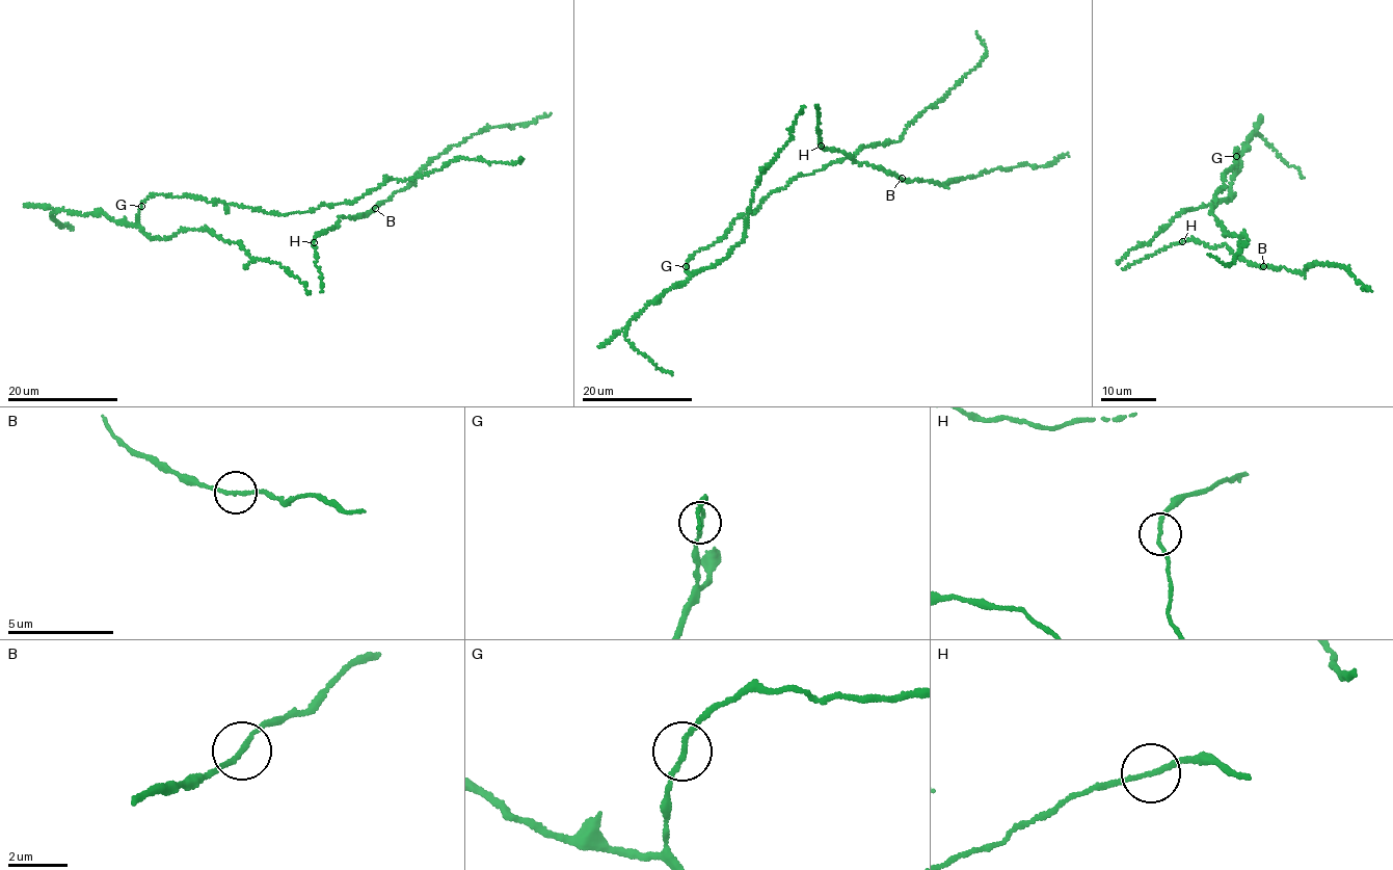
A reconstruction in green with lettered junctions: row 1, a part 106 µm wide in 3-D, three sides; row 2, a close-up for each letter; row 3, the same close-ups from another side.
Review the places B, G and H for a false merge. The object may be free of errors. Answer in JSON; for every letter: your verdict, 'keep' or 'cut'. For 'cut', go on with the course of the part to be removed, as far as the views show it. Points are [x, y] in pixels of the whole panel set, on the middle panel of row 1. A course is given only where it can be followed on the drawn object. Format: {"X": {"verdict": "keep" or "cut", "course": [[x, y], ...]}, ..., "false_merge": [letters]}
{"B": {"verdict": "keep"}, "G": {"verdict": "keep"}, "H": {"verdict": "keep"}, "false_merge": []}

